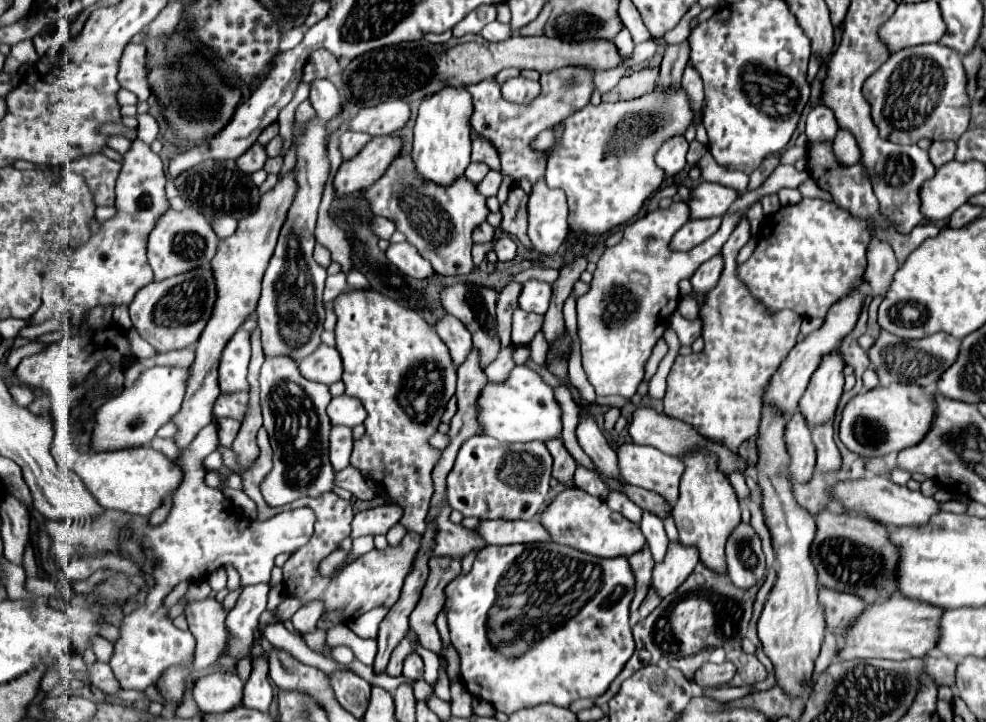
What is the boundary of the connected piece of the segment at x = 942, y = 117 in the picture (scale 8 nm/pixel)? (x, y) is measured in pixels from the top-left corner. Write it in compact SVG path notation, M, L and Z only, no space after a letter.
M939 43L917 45L893 53L863 85L871 103L871 117L879 135L901 145L915 145L919 139L957 141L969 125L969 97L965 93L961 55Z

